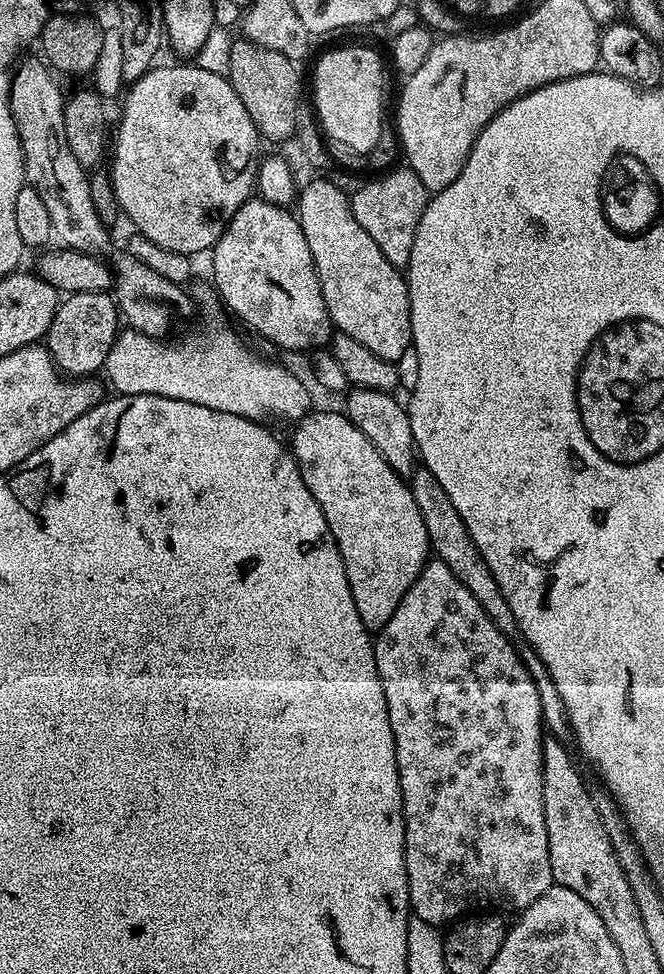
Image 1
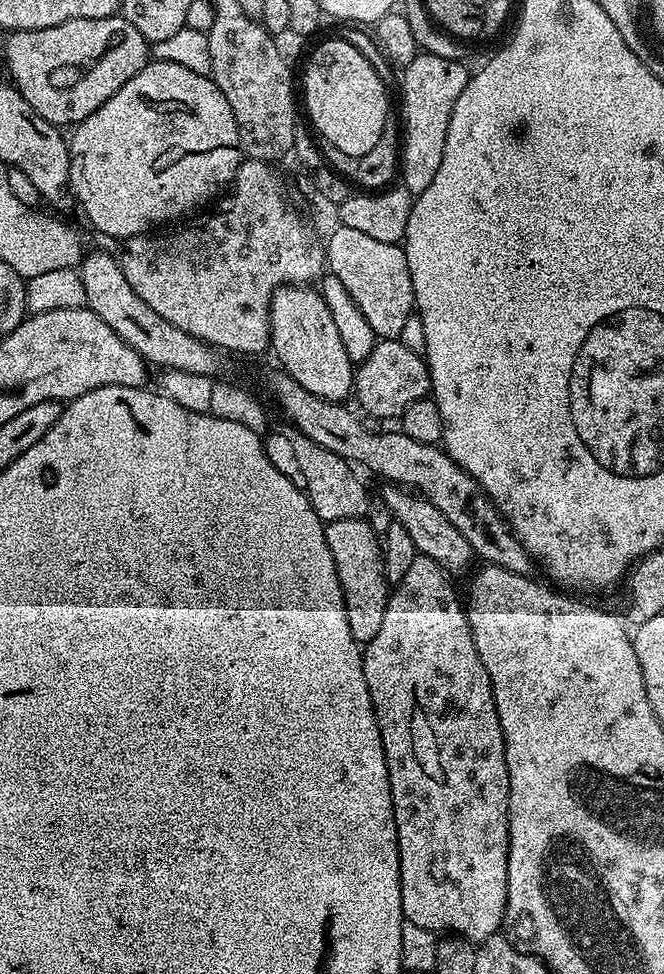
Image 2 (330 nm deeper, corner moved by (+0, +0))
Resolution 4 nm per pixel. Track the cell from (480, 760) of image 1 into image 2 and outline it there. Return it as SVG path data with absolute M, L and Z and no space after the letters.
M417 555L402 582L391 589L386 606L386 615L378 634L369 644L363 645L364 673L366 686L370 690L370 702L378 722L378 730L384 747L384 757L390 778L390 794L394 806L394 822L398 834L398 854L400 855L400 889L402 890L402 910L405 920L422 926L437 934L464 936L479 942L497 935L501 931L508 901L508 803L510 802L510 770L506 770L506 742L502 734L502 722L498 722L498 710L494 702L494 690L478 658L472 631L468 625L465 605L456 597L452 589L449 573L438 566L429 556Z

